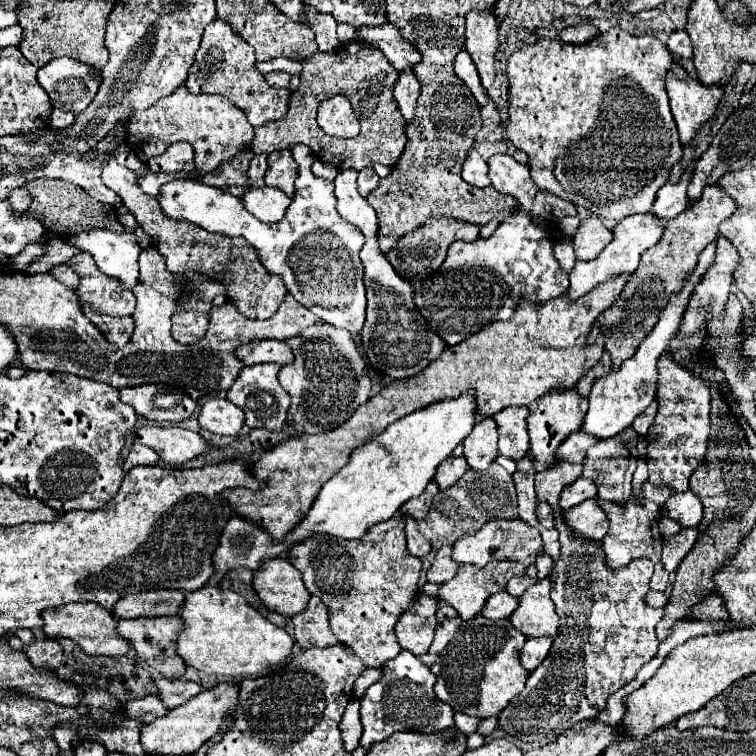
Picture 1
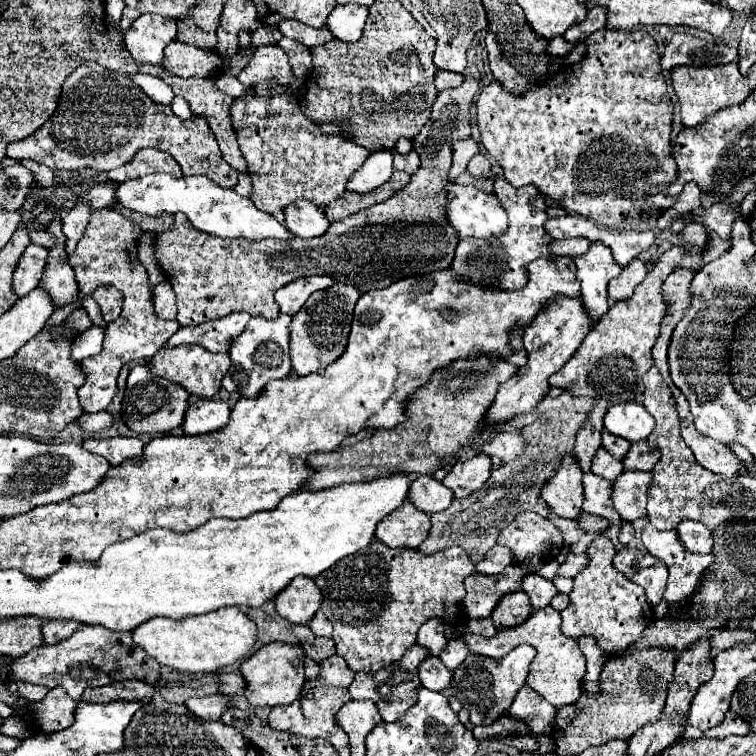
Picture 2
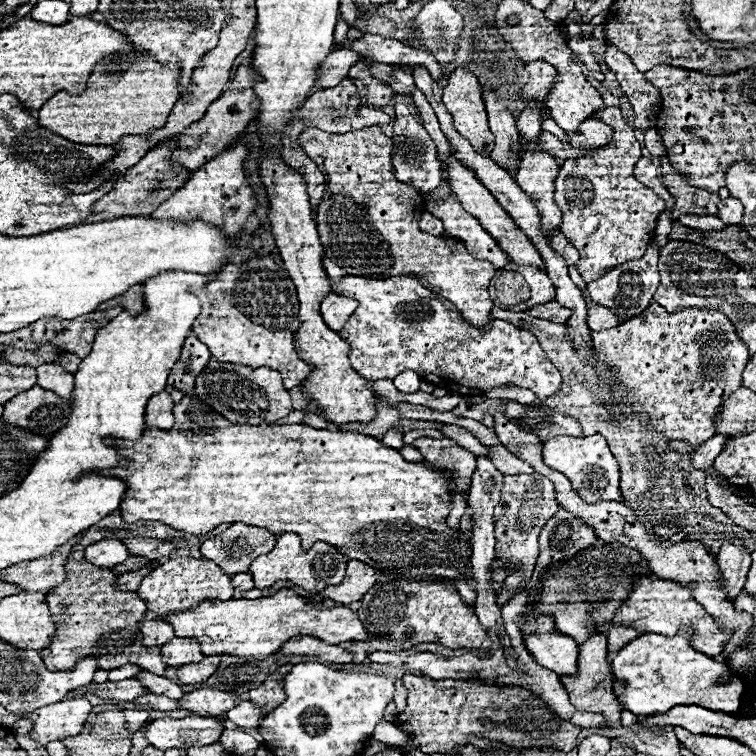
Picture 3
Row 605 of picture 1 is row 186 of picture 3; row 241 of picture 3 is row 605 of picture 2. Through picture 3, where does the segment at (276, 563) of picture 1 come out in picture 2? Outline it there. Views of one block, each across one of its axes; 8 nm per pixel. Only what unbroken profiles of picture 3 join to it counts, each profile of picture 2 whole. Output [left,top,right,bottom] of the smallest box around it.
[276,576,322,624]

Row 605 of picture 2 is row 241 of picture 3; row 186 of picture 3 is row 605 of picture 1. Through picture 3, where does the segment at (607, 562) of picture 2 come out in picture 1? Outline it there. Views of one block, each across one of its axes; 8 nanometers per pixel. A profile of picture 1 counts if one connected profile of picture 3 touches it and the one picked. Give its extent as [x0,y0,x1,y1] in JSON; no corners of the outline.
[498,462,664,742]

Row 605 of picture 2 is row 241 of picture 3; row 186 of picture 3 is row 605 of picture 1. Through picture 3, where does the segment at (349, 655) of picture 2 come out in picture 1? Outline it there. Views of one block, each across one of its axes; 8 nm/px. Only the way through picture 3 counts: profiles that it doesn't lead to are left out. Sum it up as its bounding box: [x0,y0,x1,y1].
[288,514,422,668]

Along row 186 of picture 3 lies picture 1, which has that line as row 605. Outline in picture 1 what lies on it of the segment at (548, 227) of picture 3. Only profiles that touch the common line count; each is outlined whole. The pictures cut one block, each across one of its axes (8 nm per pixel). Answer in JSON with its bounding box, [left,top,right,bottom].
[510,578,558,638]

